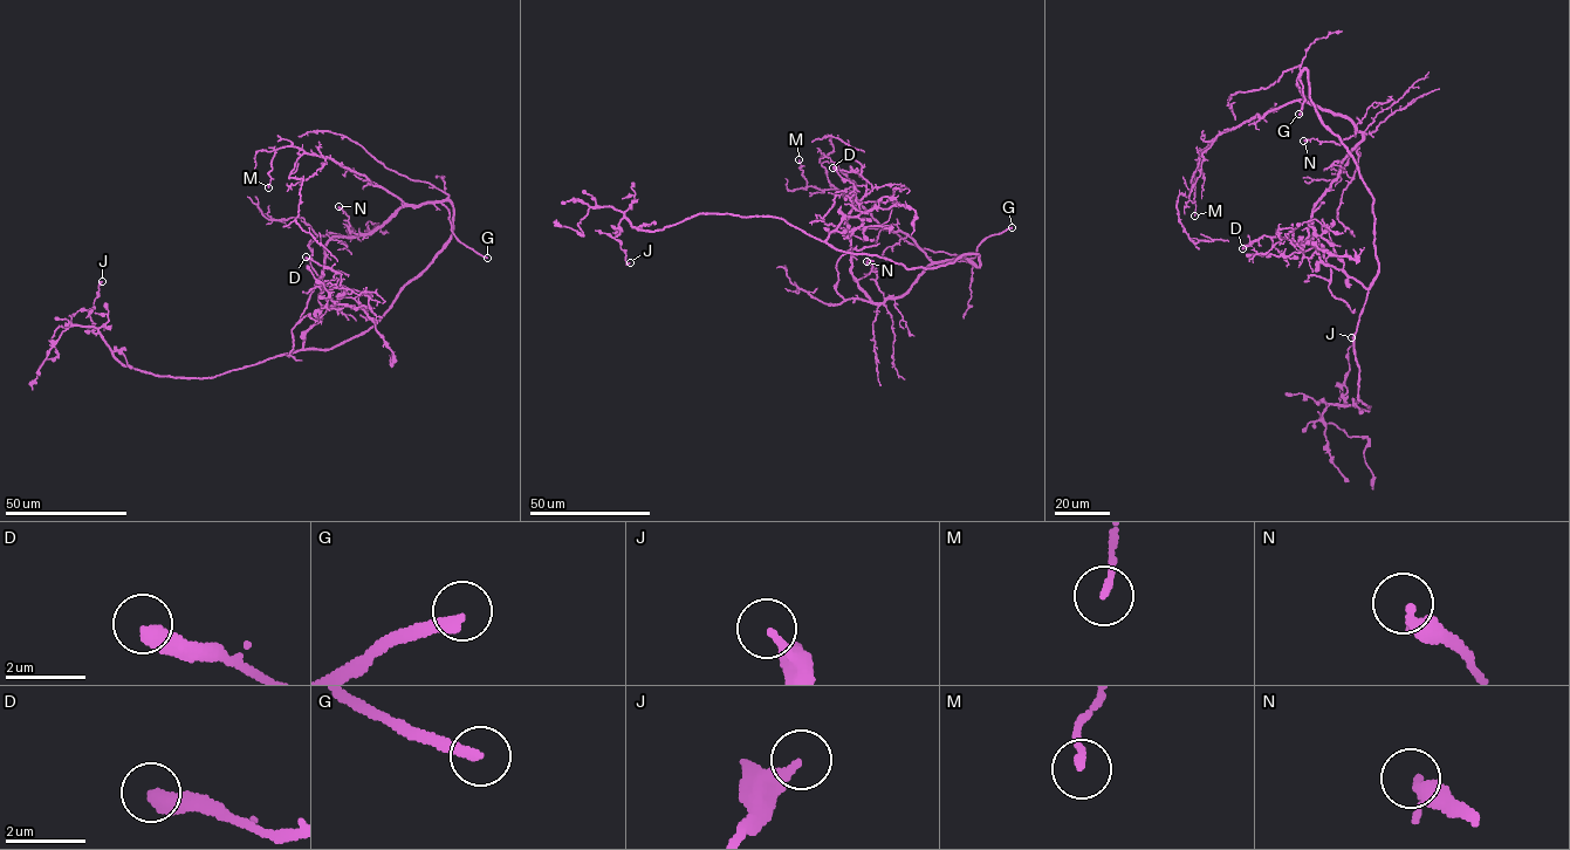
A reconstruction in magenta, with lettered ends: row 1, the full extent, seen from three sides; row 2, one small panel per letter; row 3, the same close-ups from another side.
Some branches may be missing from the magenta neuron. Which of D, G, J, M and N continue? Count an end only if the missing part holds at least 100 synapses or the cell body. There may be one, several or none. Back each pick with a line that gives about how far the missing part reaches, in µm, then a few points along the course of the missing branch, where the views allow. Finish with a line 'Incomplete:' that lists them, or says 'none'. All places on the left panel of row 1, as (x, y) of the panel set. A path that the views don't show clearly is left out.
G: Missing length about 45 µm
Incomplete: G

